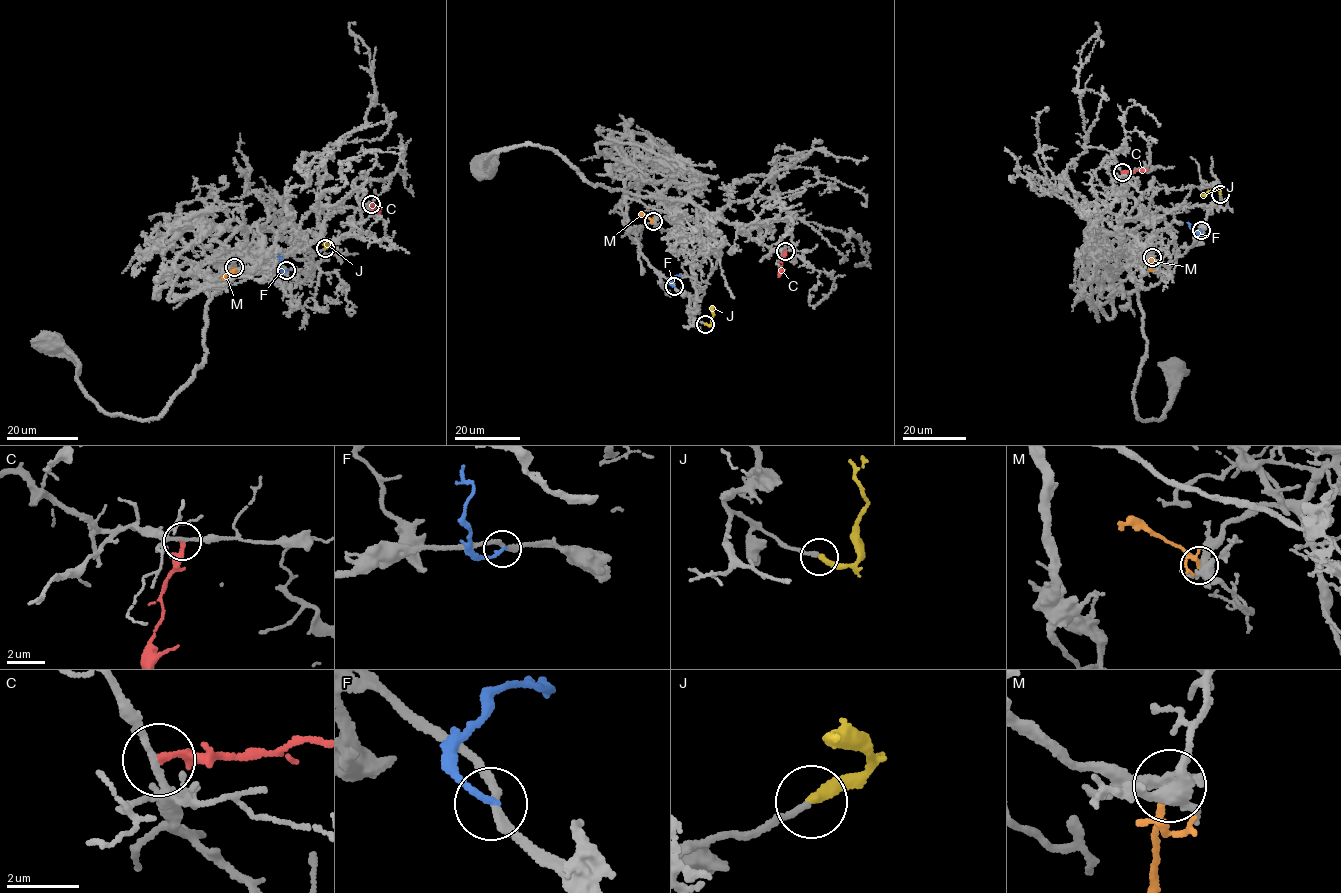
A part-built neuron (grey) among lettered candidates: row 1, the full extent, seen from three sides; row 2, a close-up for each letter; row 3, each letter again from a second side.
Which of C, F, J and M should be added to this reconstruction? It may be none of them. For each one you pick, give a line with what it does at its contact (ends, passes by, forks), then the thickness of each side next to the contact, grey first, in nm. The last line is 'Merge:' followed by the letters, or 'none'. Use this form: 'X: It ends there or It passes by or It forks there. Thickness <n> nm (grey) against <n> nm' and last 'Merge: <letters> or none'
Merge: none

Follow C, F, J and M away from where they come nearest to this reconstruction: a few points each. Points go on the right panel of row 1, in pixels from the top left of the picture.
C: (1122, 172), (1148, 170)
F: (1200, 229), (1196, 232), (1187, 222)
J: (1220, 194), (1218, 189), (1201, 194)
M: (1152, 257), (1151, 271)

